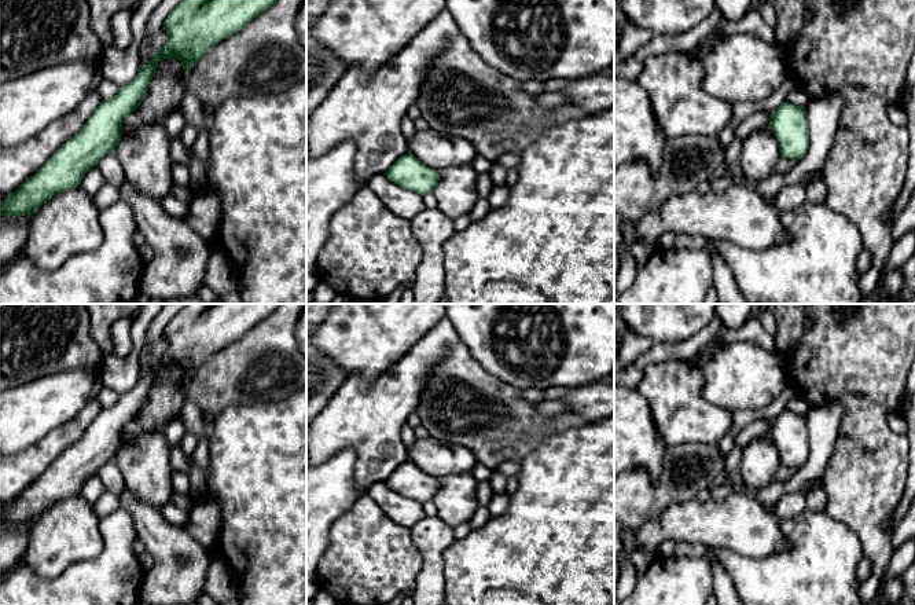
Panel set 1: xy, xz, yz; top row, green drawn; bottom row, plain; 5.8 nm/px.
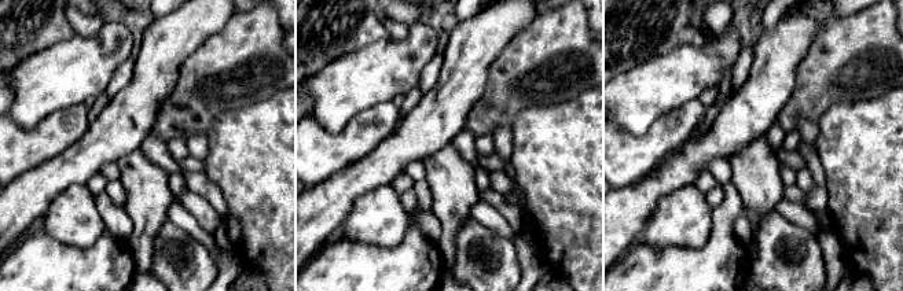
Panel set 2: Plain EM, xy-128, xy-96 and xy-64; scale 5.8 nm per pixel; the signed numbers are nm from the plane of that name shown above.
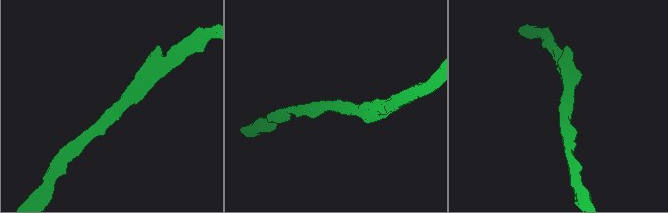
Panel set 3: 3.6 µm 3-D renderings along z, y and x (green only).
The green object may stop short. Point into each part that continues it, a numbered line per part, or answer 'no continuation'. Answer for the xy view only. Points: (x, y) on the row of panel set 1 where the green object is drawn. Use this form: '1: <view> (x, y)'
no continuation

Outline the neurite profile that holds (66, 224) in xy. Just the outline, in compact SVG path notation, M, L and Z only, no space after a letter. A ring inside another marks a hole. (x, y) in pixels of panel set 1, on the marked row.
M81 187L52 197L33 214L21 257L55 271L74 254L95 252L104 239L99 216L93 197Z

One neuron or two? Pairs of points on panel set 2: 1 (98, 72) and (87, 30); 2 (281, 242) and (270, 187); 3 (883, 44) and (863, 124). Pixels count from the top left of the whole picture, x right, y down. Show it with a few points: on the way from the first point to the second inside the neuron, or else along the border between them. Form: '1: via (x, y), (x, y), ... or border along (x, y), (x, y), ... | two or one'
1: border along (105, 22), (92, 36), (76, 35) | two
2: via (281, 228), (281, 201) | one
3: border along (888, 91), (874, 98), (837, 102) | two

